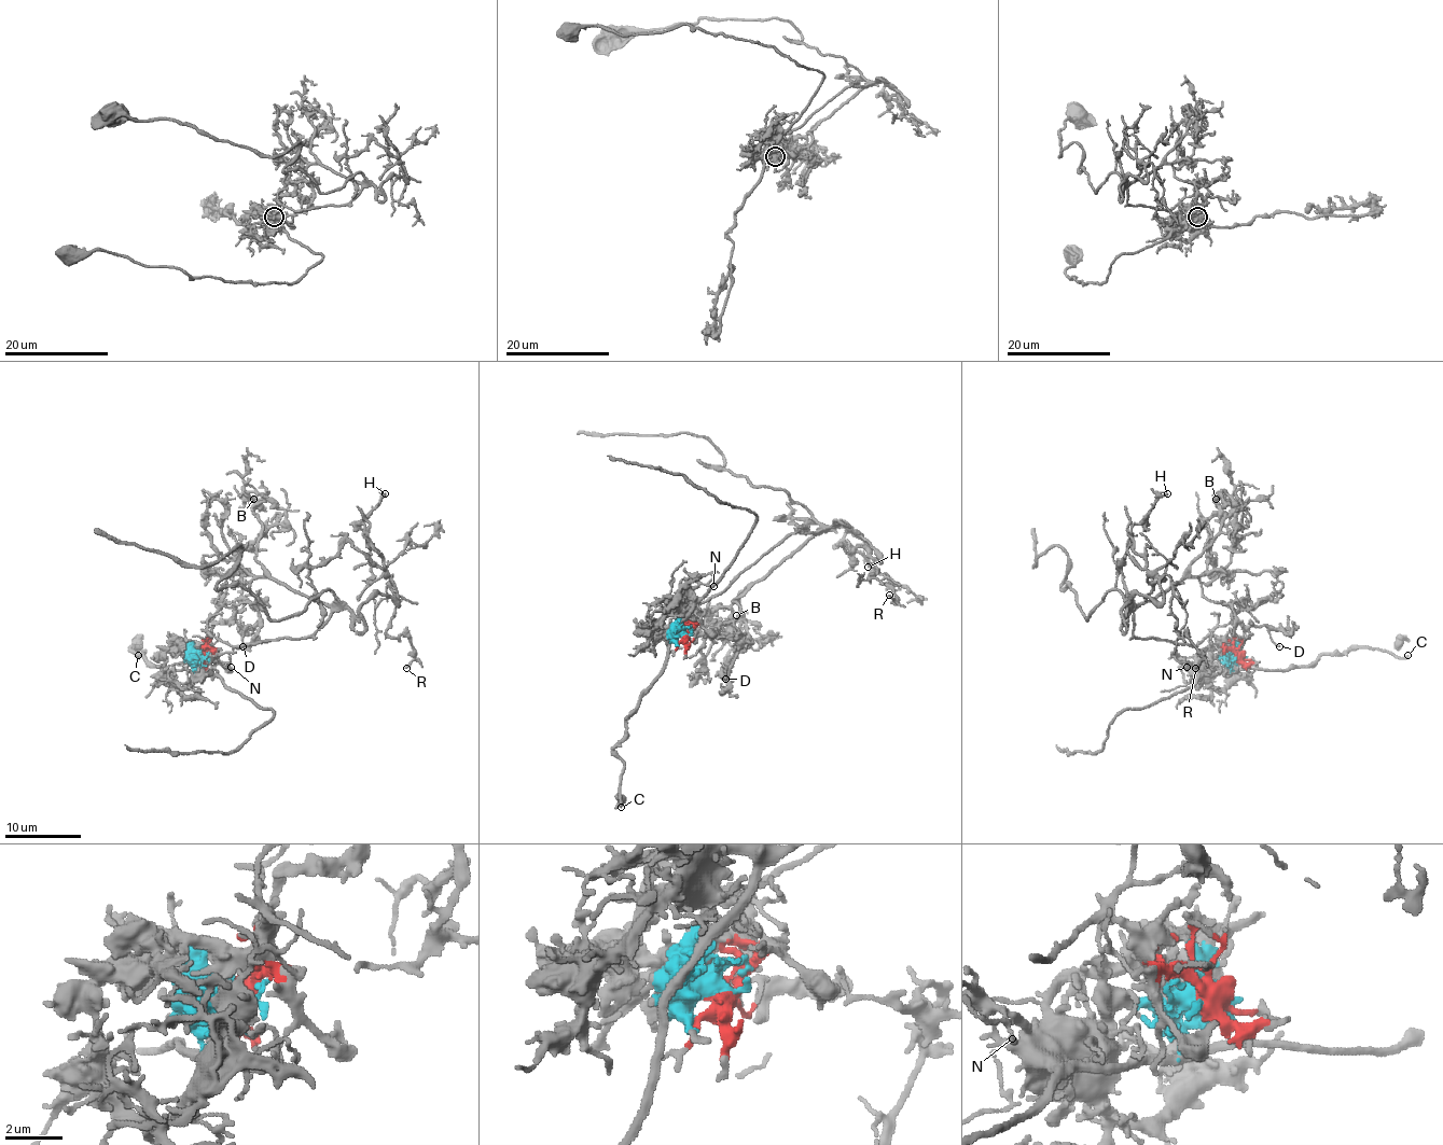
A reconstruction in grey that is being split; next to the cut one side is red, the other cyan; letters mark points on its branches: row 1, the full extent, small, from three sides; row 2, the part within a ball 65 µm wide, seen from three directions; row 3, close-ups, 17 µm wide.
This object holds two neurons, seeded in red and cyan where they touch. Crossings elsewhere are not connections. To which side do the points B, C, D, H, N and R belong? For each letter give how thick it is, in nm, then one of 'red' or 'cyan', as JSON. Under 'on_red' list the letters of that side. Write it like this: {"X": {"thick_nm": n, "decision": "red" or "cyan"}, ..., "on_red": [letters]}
{"B": {"thick_nm": 120, "decision": "red"}, "C": {"thick_nm": 200, "decision": "cyan"}, "D": {"thick_nm": 130, "decision": "red"}, "H": {"thick_nm": 150, "decision": "red"}, "N": {"thick_nm": 90, "decision": "cyan"}, "R": {"thick_nm": 120, "decision": "red"}, "on_red": ["B", "D", "H", "R"]}

